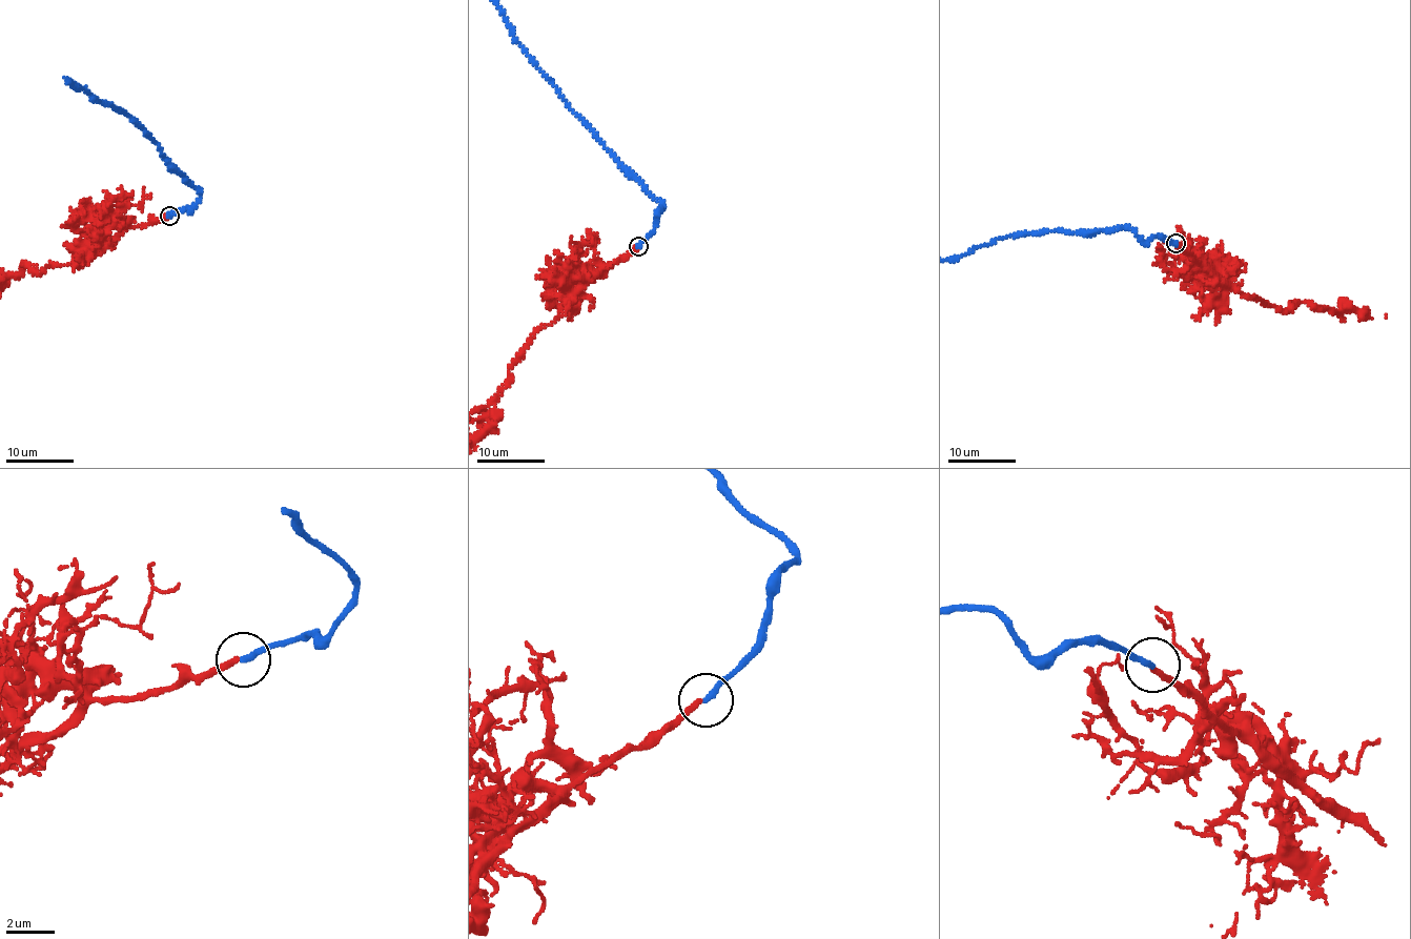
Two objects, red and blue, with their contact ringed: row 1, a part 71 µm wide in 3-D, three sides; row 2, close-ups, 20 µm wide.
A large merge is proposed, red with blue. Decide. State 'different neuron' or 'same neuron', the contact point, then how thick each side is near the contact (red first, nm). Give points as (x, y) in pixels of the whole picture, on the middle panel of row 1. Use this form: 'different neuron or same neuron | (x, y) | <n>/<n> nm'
same neuron | (638, 246) | 240/240 nm

